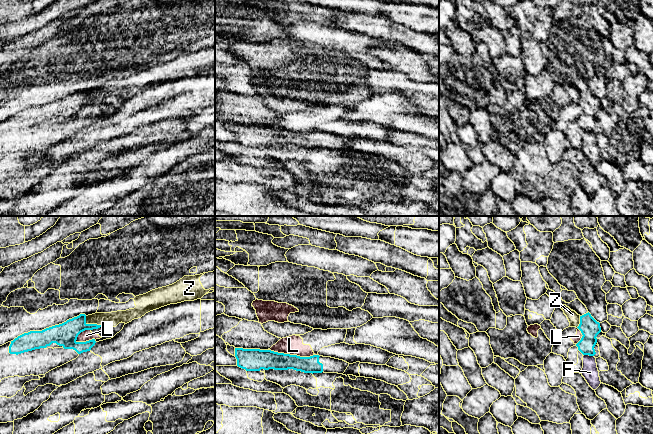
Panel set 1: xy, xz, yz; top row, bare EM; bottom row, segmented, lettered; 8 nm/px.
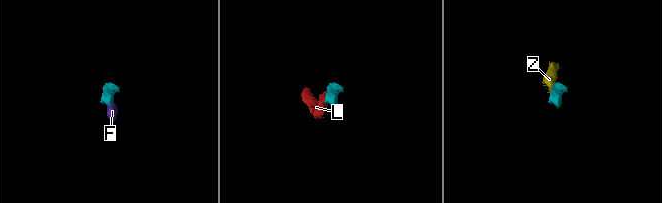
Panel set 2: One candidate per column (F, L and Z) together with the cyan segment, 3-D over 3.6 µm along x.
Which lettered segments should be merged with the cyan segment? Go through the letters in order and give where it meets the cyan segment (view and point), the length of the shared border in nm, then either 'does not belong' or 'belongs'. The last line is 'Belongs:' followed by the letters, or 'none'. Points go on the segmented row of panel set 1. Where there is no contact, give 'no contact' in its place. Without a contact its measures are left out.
F: meets cyan in yz at (589, 355); contact 80 nm long; belongs
L: meets cyan in xz at (291, 355); contact 380 nm long; does not belong
Z: meets cyan in xy at (93, 324); contact 190 nm long; does not belong
Belongs: F

